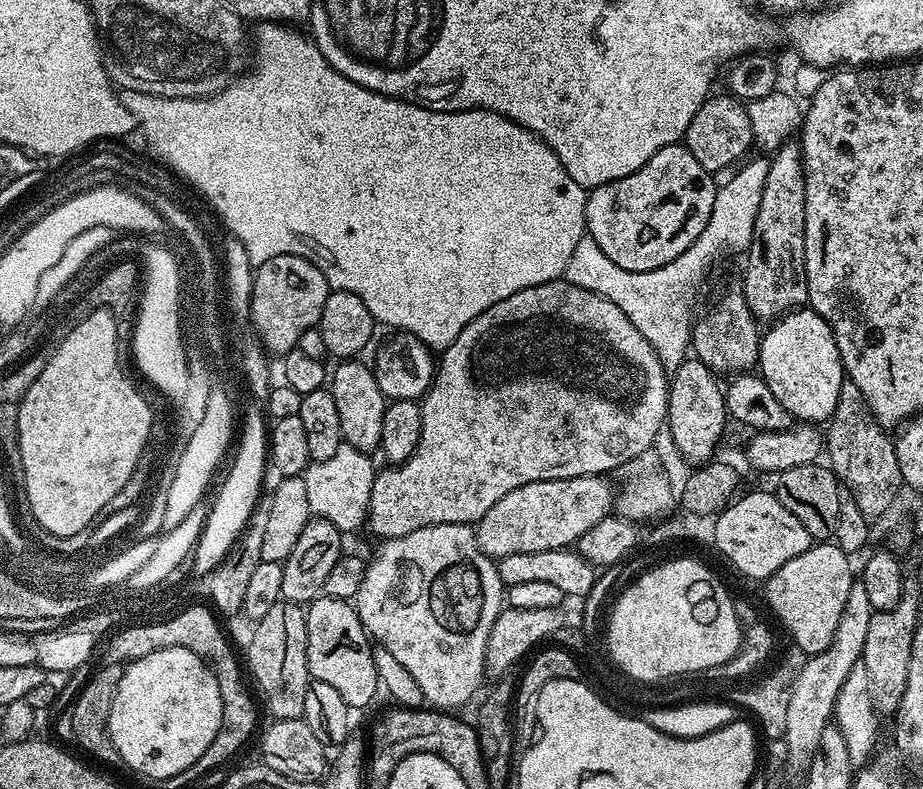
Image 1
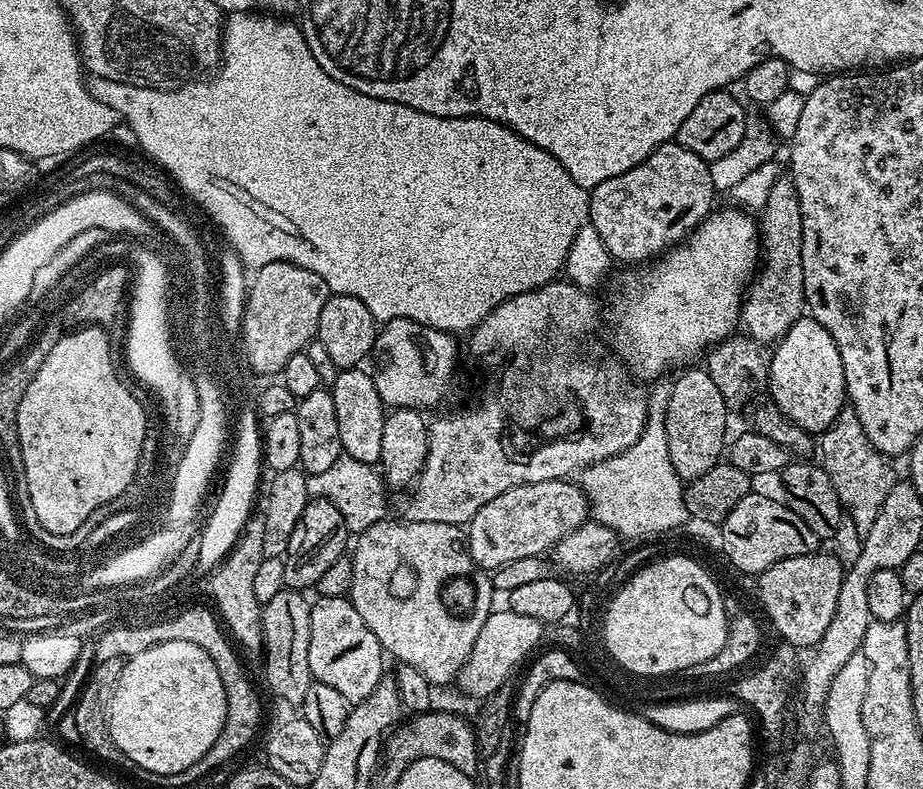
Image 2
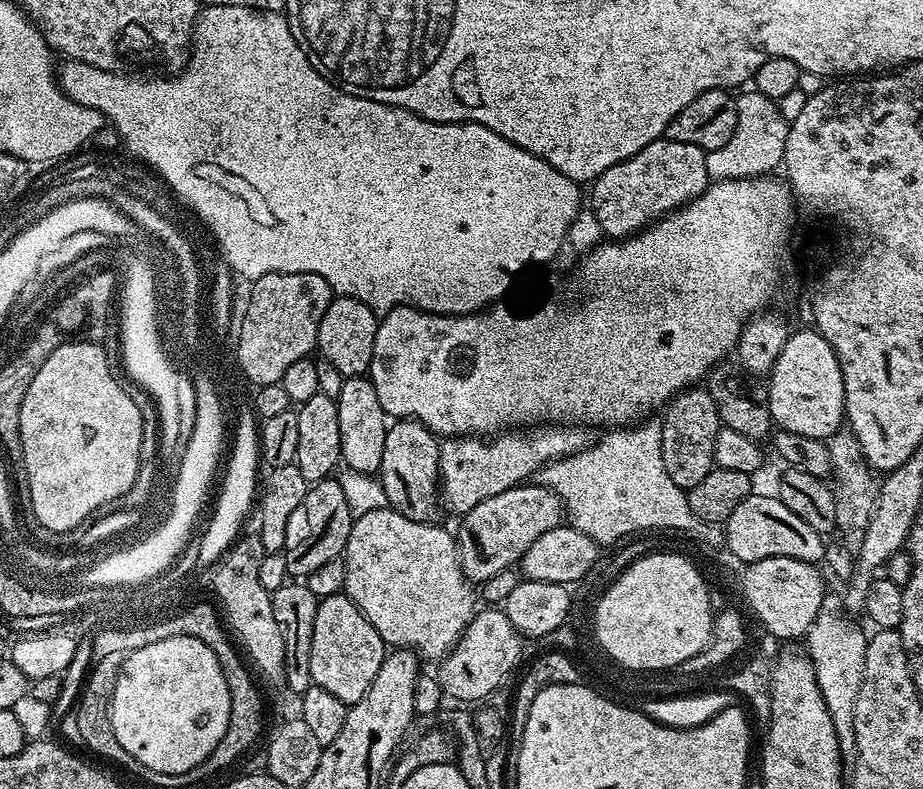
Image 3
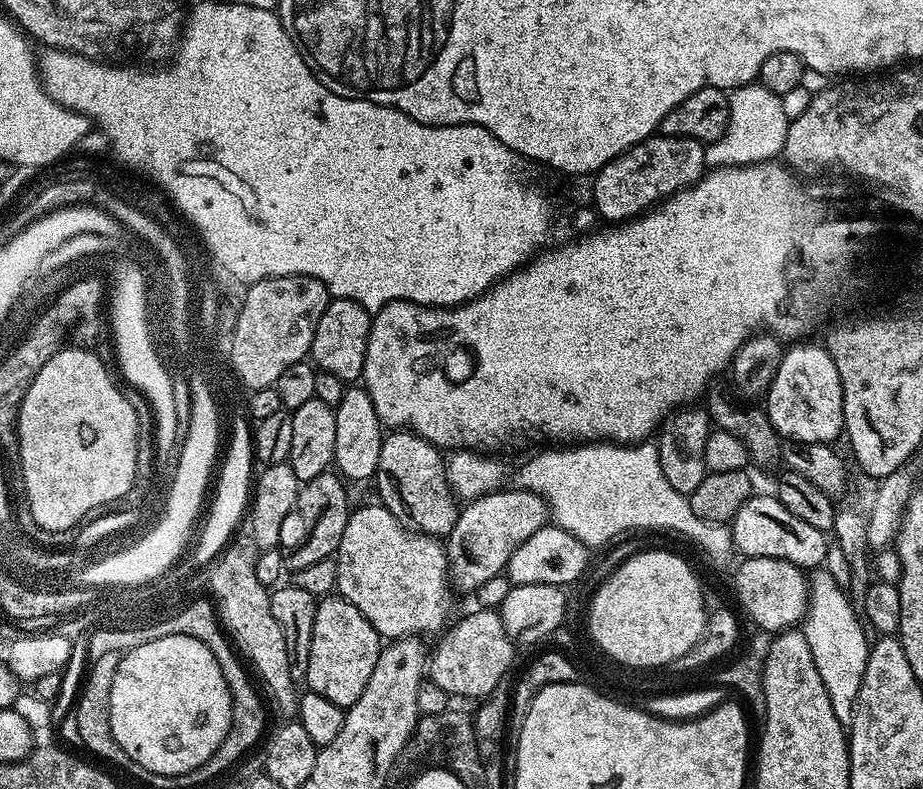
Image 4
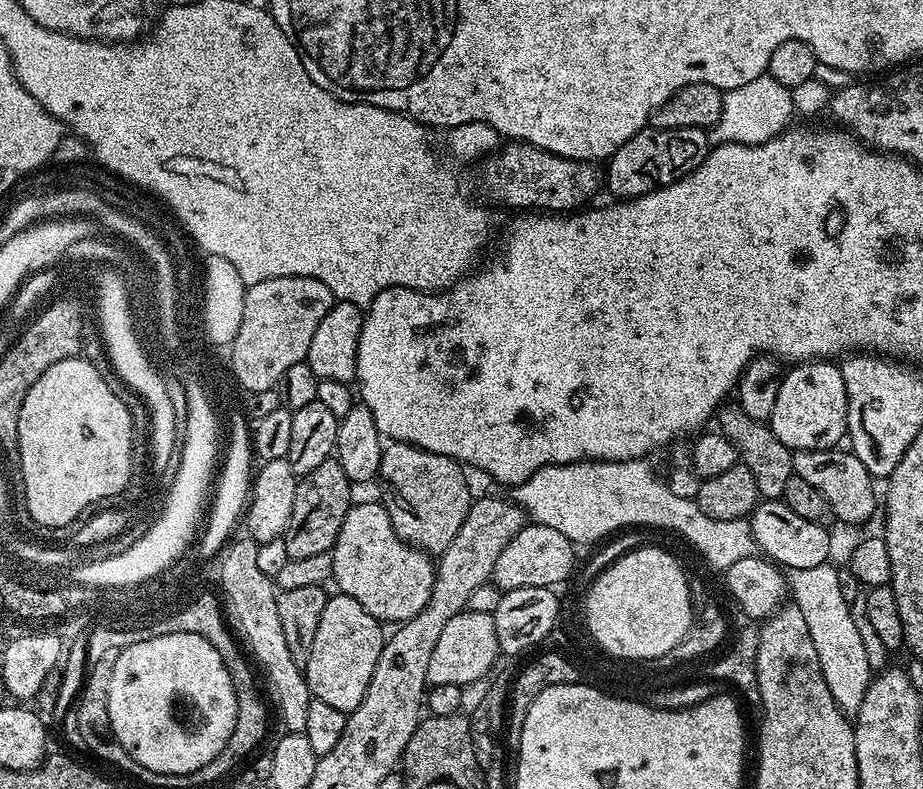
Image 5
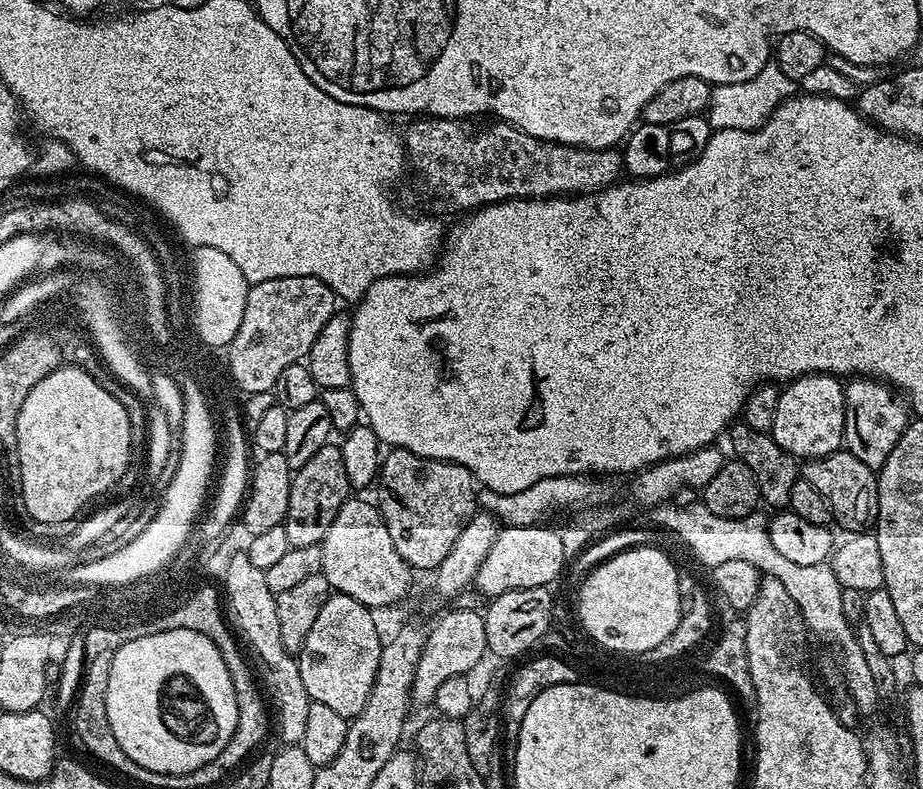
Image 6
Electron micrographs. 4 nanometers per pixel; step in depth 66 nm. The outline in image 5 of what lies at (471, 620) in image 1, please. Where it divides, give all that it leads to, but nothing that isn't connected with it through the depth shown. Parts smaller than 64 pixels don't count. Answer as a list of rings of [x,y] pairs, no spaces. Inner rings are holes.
[[[353,503],[342,522],[342,530],[338,530],[336,545],[333,546],[331,553],[332,580],[340,587],[337,589],[343,595],[354,598],[354,602],[362,605],[376,620],[403,622],[414,618],[414,614],[418,614],[426,606],[432,593],[432,583],[436,577],[433,561],[428,561],[431,560],[429,553],[421,552],[419,548],[412,548],[398,538],[383,503]]]

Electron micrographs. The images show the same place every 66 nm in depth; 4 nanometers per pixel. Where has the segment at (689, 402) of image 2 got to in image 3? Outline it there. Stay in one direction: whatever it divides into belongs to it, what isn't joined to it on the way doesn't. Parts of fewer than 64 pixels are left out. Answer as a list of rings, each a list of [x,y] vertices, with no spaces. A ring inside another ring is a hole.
[[[693,386],[681,392],[662,412],[662,457],[674,485],[689,490],[702,482],[714,467],[716,439],[722,427],[716,403],[707,387]]]

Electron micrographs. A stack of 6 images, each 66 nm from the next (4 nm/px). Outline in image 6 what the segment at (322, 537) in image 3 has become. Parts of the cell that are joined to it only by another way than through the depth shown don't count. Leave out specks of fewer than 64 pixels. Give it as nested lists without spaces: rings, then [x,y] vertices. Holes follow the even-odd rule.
[[[326,443],[292,473],[290,506],[283,523],[286,538],[290,538],[292,547],[323,544],[330,522],[338,518],[338,510],[349,499],[350,485],[346,478],[346,466],[342,462],[342,450],[335,443]]]

